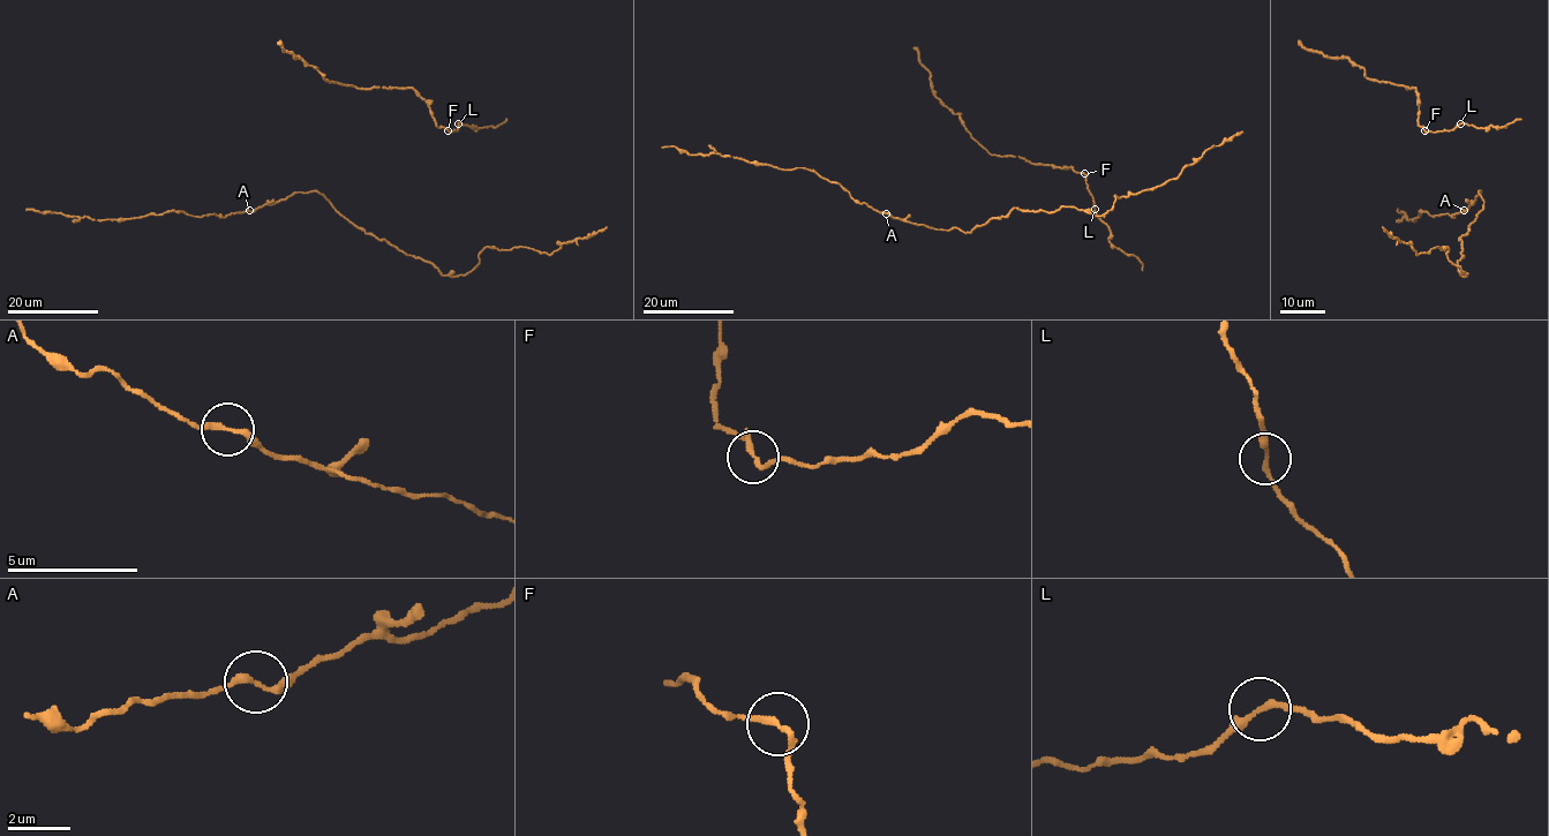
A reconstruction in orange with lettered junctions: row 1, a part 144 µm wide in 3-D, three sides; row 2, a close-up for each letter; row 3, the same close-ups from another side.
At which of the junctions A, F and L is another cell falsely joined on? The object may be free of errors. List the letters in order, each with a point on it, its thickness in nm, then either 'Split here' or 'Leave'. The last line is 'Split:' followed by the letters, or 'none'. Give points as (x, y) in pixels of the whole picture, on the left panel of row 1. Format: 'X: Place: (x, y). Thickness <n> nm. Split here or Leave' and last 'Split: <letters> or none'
A: Place: (249, 210). Thickness 200 nm. Leave
F: Place: (448, 130). Thickness 190 nm. Leave
L: Place: (458, 123). Thickness 200 nm. Leave
Split: none

